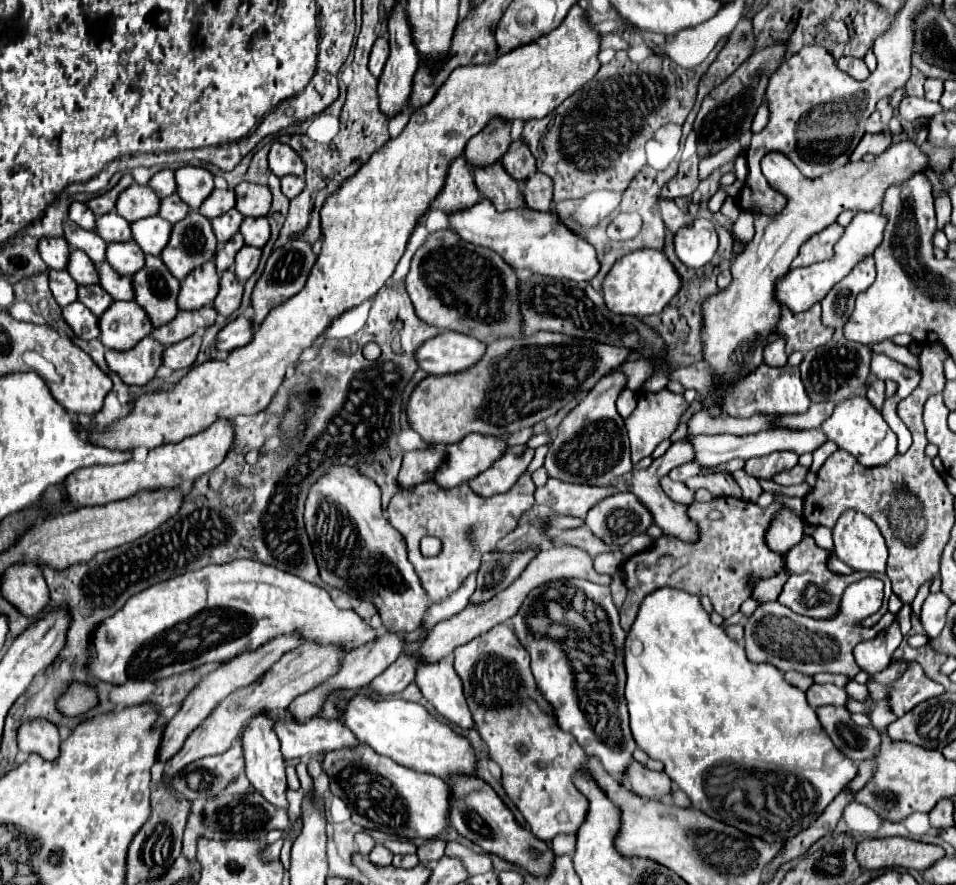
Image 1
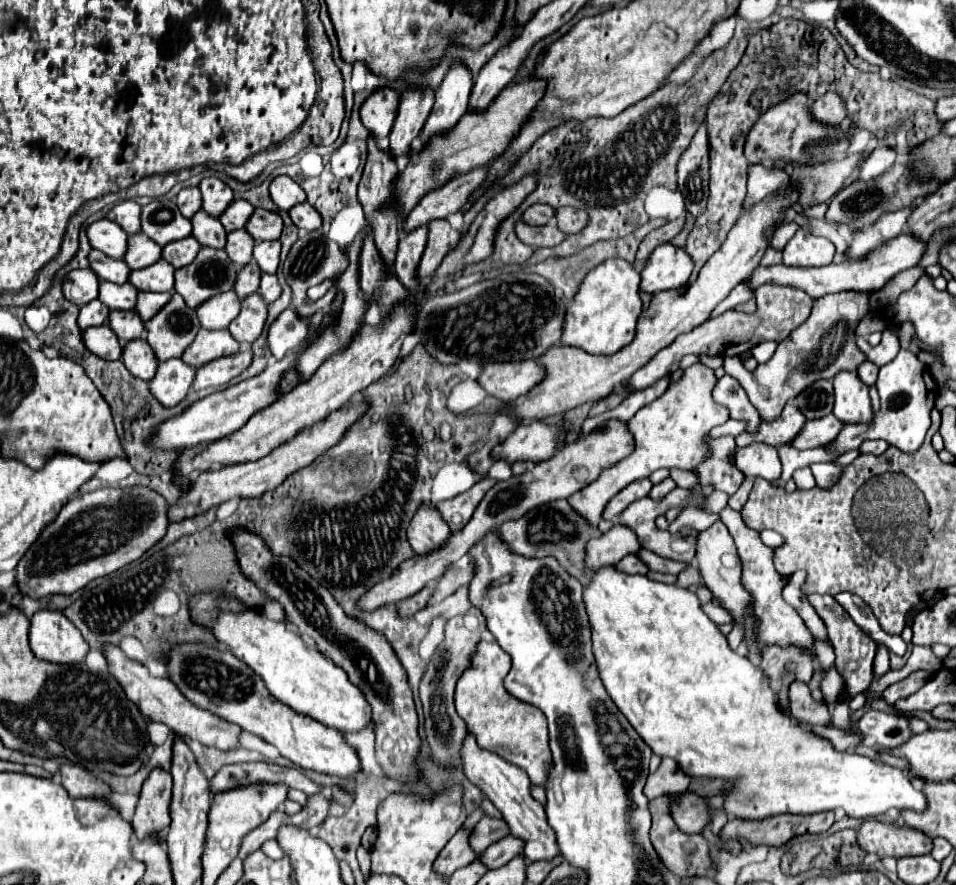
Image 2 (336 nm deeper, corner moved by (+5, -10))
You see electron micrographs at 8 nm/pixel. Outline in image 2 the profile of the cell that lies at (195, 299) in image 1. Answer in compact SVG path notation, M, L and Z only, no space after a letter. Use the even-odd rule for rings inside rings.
M223 292L219 296L209 298L197 308L197 316L203 328L207 330L221 330L229 328L229 324L241 312L241 300L235 292Z

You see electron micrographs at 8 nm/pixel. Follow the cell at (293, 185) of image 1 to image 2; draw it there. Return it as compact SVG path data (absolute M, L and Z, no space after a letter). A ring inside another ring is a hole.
M307 202L293 206L293 208L289 210L289 216L291 216L291 220L293 220L293 224L295 224L297 228L303 228L303 230L307 230L307 232L321 228L321 222L323 222L323 220L321 220L321 214L319 214L311 204L307 204Z

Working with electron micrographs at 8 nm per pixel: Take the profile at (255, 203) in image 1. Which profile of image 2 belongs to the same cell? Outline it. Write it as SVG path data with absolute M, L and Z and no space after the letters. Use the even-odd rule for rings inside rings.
M255 208L253 216L247 222L247 232L257 240L279 240L283 230L283 220L277 212Z

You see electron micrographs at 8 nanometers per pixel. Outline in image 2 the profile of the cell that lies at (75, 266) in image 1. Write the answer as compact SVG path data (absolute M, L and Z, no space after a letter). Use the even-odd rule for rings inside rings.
M101 282L99 288L99 300L107 304L111 310L135 310L137 304L137 288L133 284L113 284L113 282Z

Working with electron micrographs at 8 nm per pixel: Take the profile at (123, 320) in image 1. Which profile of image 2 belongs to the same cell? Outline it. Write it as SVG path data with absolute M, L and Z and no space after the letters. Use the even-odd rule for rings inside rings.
M143 338L139 340L131 340L125 348L123 348L123 362L127 366L127 370L141 378L141 380L151 380L157 372L157 364L159 360L153 356L149 344L145 344Z

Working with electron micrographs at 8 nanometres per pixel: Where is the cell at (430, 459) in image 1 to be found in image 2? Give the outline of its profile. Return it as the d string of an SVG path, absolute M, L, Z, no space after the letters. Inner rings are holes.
M421 506L407 530L409 544L419 556L437 552L449 540L449 536L449 526L443 522L443 518L433 506Z

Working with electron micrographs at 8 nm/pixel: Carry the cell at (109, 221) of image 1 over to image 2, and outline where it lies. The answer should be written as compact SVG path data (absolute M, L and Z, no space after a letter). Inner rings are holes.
M139 232L129 236L129 250L125 254L125 262L131 270L141 270L155 264L161 258L161 252L163 248L157 242L149 240L143 232Z

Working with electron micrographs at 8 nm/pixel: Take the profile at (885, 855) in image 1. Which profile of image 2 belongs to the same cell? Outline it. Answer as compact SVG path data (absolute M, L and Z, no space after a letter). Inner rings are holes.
M865 820L857 832L857 842L865 852L875 852L877 856L921 856L929 854L933 840L921 830L913 830L903 824L885 824L879 820Z

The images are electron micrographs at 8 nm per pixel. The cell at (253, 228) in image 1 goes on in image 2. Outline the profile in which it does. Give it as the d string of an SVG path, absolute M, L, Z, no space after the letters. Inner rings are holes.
M273 240L273 242L257 242L255 244L255 262L259 264L261 272L265 274L275 274L279 268L279 252L281 252L281 242Z

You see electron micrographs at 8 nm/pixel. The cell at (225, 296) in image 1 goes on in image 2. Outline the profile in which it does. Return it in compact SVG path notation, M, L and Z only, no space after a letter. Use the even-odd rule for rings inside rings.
M253 294L241 300L241 314L229 326L229 332L237 342L253 344L267 322L267 304L261 300L261 294Z

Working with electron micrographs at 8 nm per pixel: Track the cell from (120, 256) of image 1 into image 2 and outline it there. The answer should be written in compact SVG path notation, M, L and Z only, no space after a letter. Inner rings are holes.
M159 260L143 270L133 270L129 282L141 292L171 292L175 268L167 260Z

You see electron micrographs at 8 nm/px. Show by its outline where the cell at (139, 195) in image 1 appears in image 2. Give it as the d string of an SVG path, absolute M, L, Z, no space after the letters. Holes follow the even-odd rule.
M165 196L155 198L151 204L143 206L141 226L143 226L143 232L159 246L165 246L169 242L175 242L193 234L191 220L181 216L175 200L169 200Z

